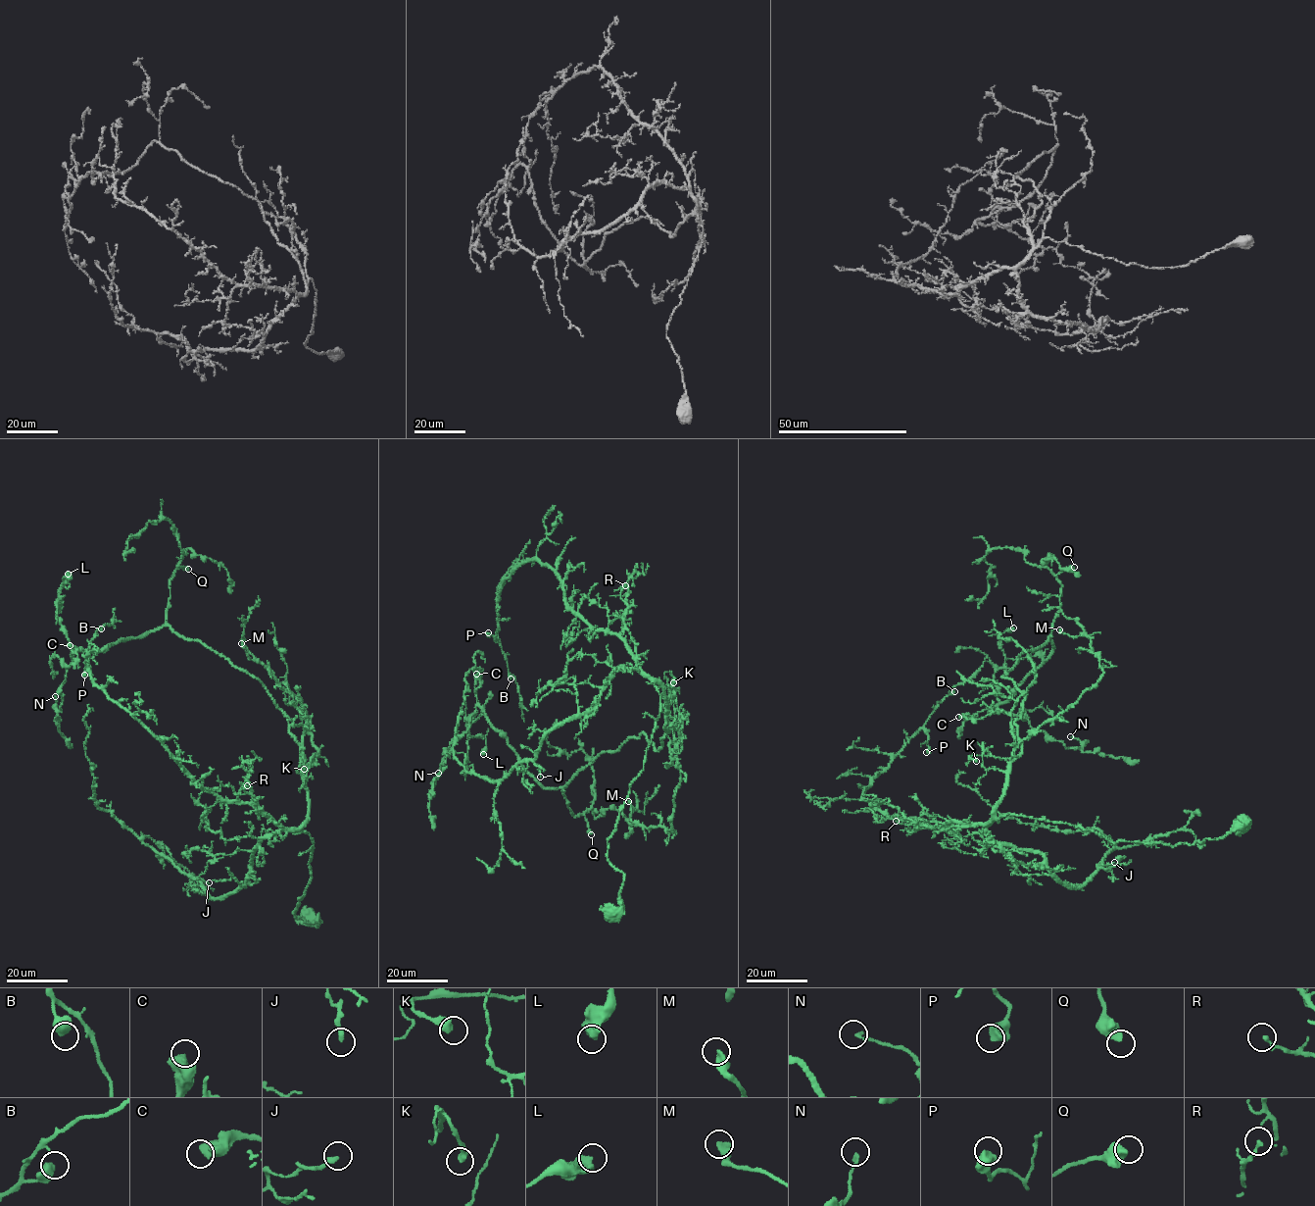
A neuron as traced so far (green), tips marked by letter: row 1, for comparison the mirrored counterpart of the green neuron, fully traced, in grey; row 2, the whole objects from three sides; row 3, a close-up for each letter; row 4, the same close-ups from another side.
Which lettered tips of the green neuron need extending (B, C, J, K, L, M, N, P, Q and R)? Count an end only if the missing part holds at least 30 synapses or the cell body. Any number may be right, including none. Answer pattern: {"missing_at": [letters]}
{"missing_at": ["C"]}

